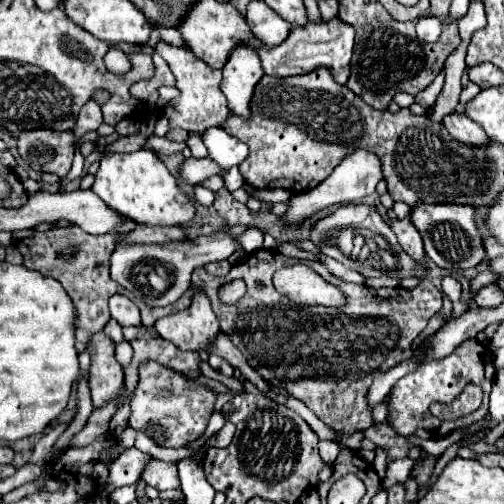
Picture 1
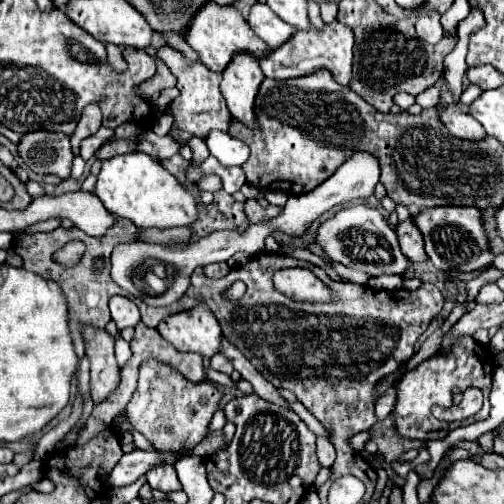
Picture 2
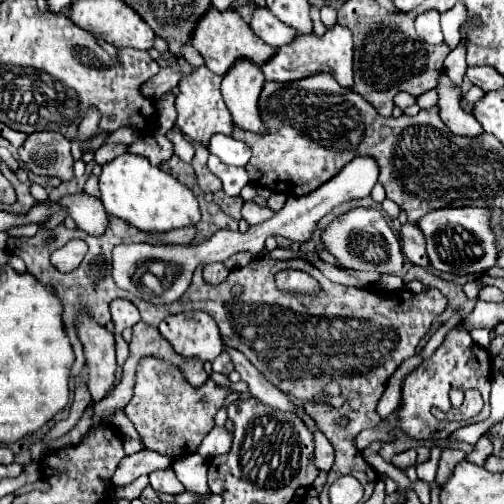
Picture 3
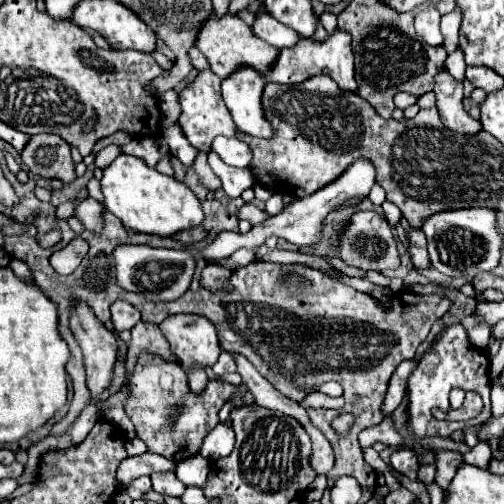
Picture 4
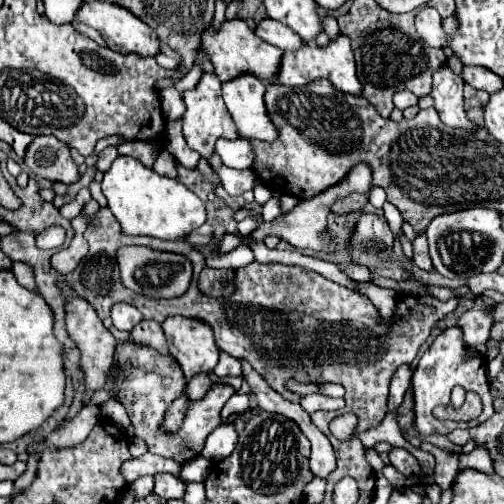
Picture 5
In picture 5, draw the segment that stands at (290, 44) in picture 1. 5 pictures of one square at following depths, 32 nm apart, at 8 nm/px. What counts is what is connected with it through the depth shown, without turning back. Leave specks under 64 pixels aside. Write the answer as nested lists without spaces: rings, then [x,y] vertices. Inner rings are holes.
[[[338,34],[334,40],[328,42],[328,46],[316,46],[316,44],[304,42],[302,48],[298,48],[296,52],[284,52],[280,60],[280,72],[276,72],[276,82],[286,86],[302,86],[316,78],[328,78],[336,86],[336,90],[360,96],[362,84],[356,78],[356,64],[354,64],[354,54],[352,54],[348,36]]]

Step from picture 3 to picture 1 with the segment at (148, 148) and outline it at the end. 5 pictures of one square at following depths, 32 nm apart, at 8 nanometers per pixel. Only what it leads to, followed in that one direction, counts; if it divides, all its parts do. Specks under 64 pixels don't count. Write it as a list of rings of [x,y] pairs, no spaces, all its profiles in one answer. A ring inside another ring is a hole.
[[[150,136],[146,142],[146,148],[152,148],[154,152],[164,152],[164,154],[172,154],[172,152],[180,152],[187,144],[185,142],[170,142],[166,138],[158,138],[158,136]]]

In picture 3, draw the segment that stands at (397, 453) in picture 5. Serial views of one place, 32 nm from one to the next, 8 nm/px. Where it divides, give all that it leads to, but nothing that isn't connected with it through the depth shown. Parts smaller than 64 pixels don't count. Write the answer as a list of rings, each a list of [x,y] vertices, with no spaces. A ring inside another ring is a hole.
[[[406,450],[392,460],[392,464],[398,468],[414,468],[414,462],[416,462],[416,450]]]

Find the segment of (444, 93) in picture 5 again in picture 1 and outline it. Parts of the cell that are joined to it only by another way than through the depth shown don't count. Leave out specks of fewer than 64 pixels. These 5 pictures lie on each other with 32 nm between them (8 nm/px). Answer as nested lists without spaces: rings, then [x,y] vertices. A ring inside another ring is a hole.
[[[448,114],[442,124],[450,132],[450,136],[458,140],[460,144],[468,144],[476,148],[488,144],[488,136],[484,134],[484,130],[474,120],[466,118],[464,114]]]

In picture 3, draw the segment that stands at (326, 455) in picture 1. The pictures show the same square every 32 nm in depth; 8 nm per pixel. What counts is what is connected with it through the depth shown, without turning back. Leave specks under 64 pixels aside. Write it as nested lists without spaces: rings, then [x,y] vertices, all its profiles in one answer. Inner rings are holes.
[[[314,432],[314,442],[316,442],[316,450],[314,450],[314,462],[320,470],[330,470],[330,466],[334,464],[334,448],[328,442],[328,438],[322,432]]]

